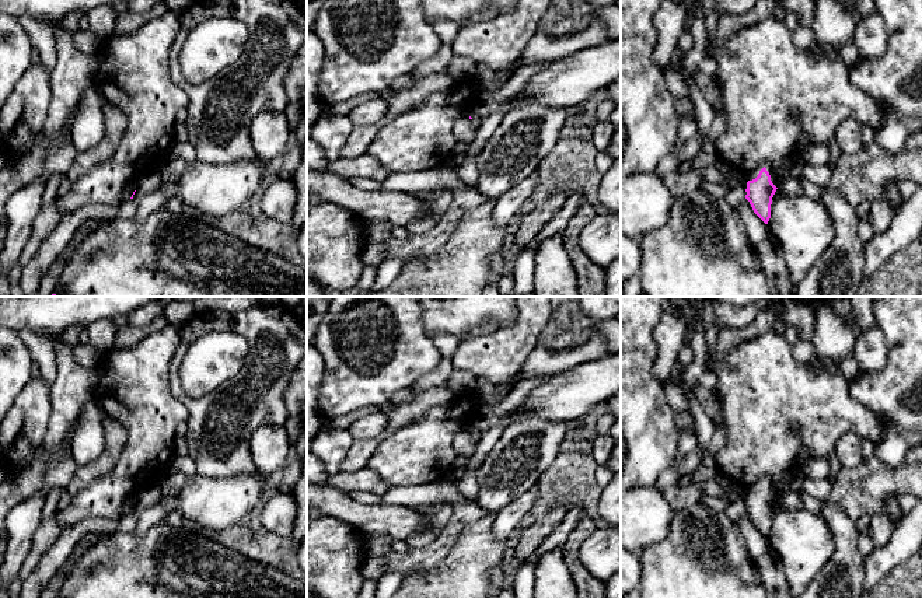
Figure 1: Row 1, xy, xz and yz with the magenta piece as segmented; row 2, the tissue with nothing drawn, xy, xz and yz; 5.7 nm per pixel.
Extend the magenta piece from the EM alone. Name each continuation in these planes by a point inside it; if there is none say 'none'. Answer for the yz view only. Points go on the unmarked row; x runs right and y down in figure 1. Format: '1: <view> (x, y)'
1: yz (767, 478)

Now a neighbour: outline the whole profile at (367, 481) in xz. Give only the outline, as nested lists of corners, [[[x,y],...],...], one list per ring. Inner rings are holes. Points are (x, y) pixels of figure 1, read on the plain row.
[[[367,466],[353,473],[338,472],[329,476],[326,485],[342,492],[364,492],[374,496],[383,496],[391,487]]]

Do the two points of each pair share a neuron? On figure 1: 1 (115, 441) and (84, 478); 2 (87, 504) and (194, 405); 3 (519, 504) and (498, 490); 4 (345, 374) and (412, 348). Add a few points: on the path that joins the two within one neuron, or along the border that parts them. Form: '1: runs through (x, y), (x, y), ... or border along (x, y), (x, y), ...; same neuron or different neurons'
1: runs through (112, 451), (94, 469); same neuron
2: border along (170, 383), (170, 391), (188, 412), (187, 420); different neurons
3: border along (537, 483), (495, 513); different neurons
4: runs through (362, 377), (373, 378), (379, 376), (395, 359); same neuron

